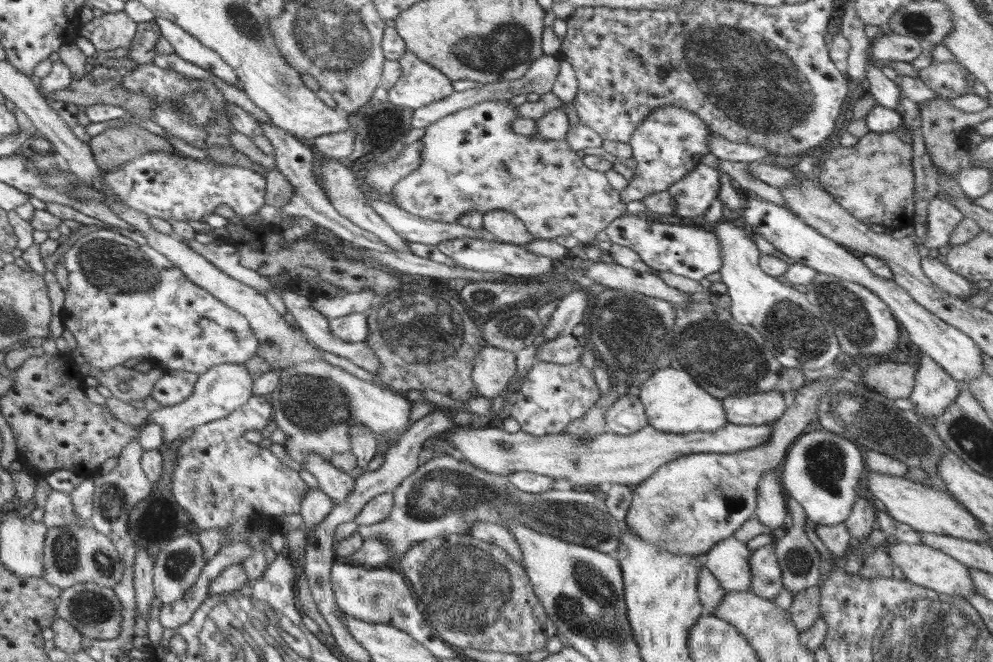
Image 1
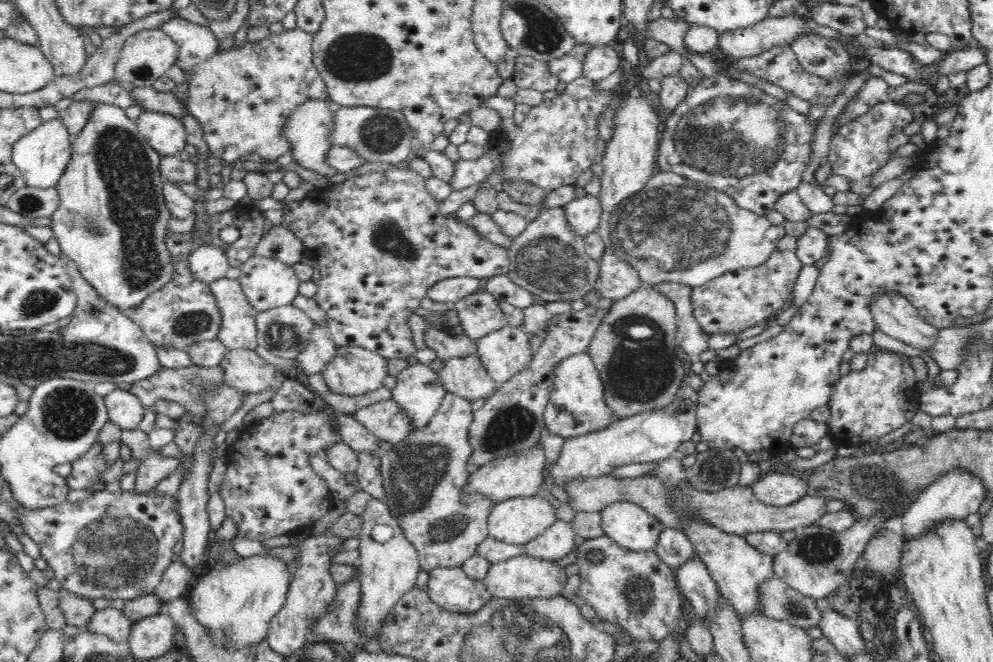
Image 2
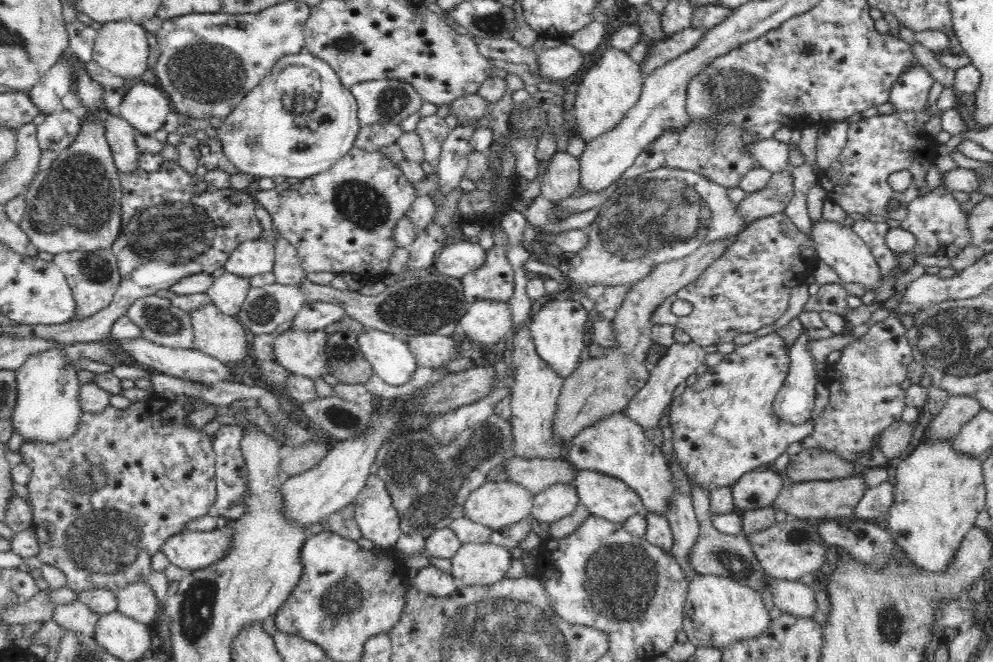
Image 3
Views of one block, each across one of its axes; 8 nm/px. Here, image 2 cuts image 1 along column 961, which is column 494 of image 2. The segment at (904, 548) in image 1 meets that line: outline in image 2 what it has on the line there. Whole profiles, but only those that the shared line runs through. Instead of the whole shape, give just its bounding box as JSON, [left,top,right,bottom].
[483,554,568,598]

